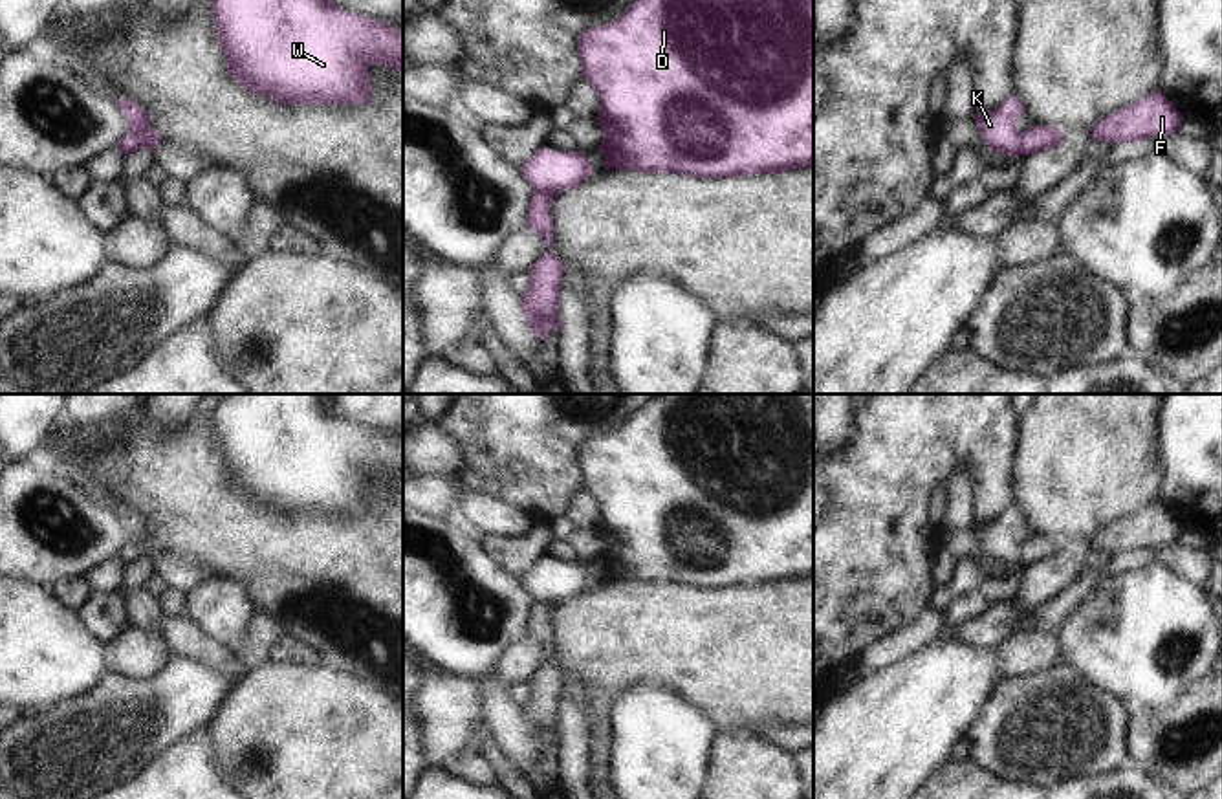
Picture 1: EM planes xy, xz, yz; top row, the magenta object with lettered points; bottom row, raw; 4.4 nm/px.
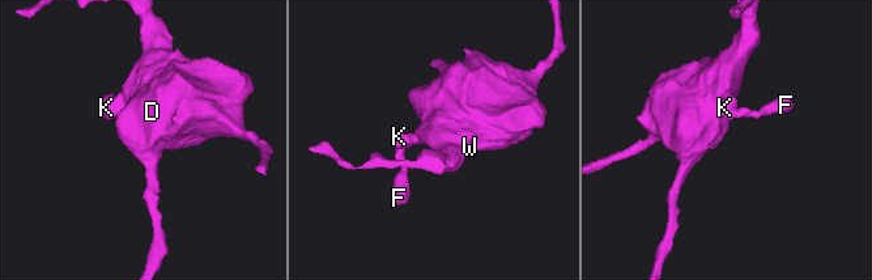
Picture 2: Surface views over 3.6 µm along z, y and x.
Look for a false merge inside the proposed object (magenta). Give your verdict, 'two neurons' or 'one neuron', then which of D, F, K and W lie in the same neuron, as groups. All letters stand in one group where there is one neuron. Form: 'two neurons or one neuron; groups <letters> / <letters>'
one neuron; groups D F K W

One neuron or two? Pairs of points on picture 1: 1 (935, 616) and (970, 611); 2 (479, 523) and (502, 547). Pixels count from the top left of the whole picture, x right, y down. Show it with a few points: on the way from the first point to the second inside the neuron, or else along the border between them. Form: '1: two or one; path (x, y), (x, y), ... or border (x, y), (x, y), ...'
1: two; border (944, 611), (948, 625)
2: two; border (534, 525), (523, 536), (477, 537)

